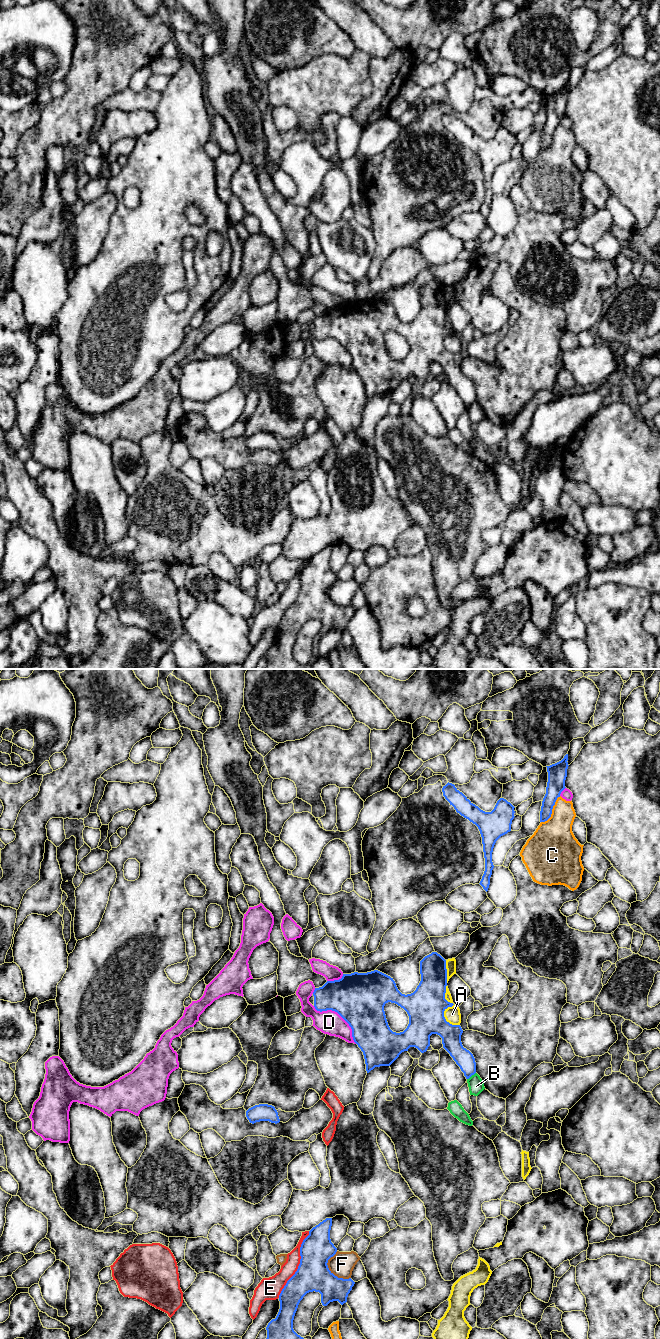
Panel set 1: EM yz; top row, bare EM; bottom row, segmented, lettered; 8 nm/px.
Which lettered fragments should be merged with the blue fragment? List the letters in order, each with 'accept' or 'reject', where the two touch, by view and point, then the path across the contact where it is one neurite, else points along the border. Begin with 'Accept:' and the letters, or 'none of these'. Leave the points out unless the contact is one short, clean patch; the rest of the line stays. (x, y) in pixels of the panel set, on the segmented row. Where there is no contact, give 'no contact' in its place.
Accept: none of these
A: reject; contact yz (448, 1006)
B: reject; contact yz (471, 1075); border yz (475, 1072), (467, 1079)
C: reject; contact yz (551, 810)
D: reject; contact yz (340, 1015)
E: reject; contact yz (299, 1264)
F: reject; contact yz (330, 1271)

